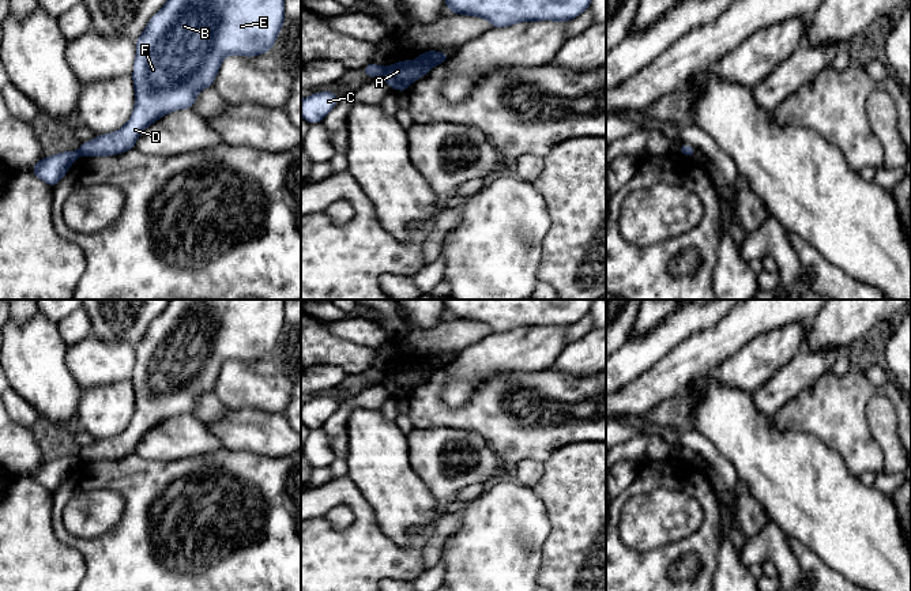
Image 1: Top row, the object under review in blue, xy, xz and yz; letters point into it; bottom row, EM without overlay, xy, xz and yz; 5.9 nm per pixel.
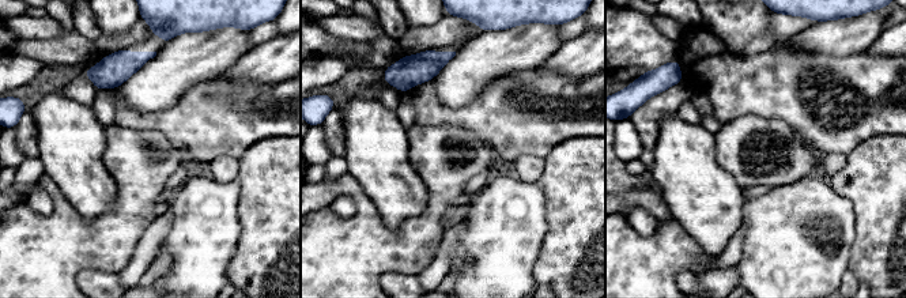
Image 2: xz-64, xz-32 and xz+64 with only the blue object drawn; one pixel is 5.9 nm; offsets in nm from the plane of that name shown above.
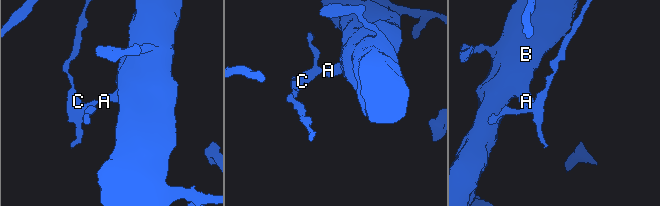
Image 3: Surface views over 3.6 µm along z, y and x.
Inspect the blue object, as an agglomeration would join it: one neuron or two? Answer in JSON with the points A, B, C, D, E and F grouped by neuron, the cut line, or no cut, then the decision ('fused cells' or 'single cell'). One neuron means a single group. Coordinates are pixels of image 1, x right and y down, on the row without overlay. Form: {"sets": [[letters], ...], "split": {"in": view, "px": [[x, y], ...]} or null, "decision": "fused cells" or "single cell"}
{"sets": [["A", "B", "D", "E", "F"], ["C"]], "split": {"in": "xz", "px": [[386, 373], [380, 381]]}, "decision": "fused cells"}

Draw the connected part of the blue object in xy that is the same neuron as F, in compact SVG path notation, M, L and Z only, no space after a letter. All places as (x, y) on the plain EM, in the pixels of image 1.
M170 300L165 310L151 321L148 330L136 345L132 387L135 413L128 428L106 440L80 448L79 459L84 462L108 462L135 453L142 437L163 419L180 414L193 414L200 395L214 391L222 366L229 360L255 362L268 358L275 350L286 325L286 300Z

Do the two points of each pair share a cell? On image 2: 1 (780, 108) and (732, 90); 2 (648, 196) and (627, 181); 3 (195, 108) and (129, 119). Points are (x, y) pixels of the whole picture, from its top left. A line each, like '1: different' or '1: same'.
1: same
2: same
3: same

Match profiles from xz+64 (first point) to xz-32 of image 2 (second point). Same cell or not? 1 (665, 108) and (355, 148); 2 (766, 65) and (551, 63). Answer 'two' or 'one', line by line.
1: two
2: two

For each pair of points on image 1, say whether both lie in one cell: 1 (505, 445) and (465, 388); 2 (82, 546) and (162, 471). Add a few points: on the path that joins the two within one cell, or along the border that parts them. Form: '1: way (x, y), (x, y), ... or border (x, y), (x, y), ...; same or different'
1: border (494, 376), (458, 407), (441, 399); different
2: way (108, 546), (146, 509), (146, 505), (154, 497); same

